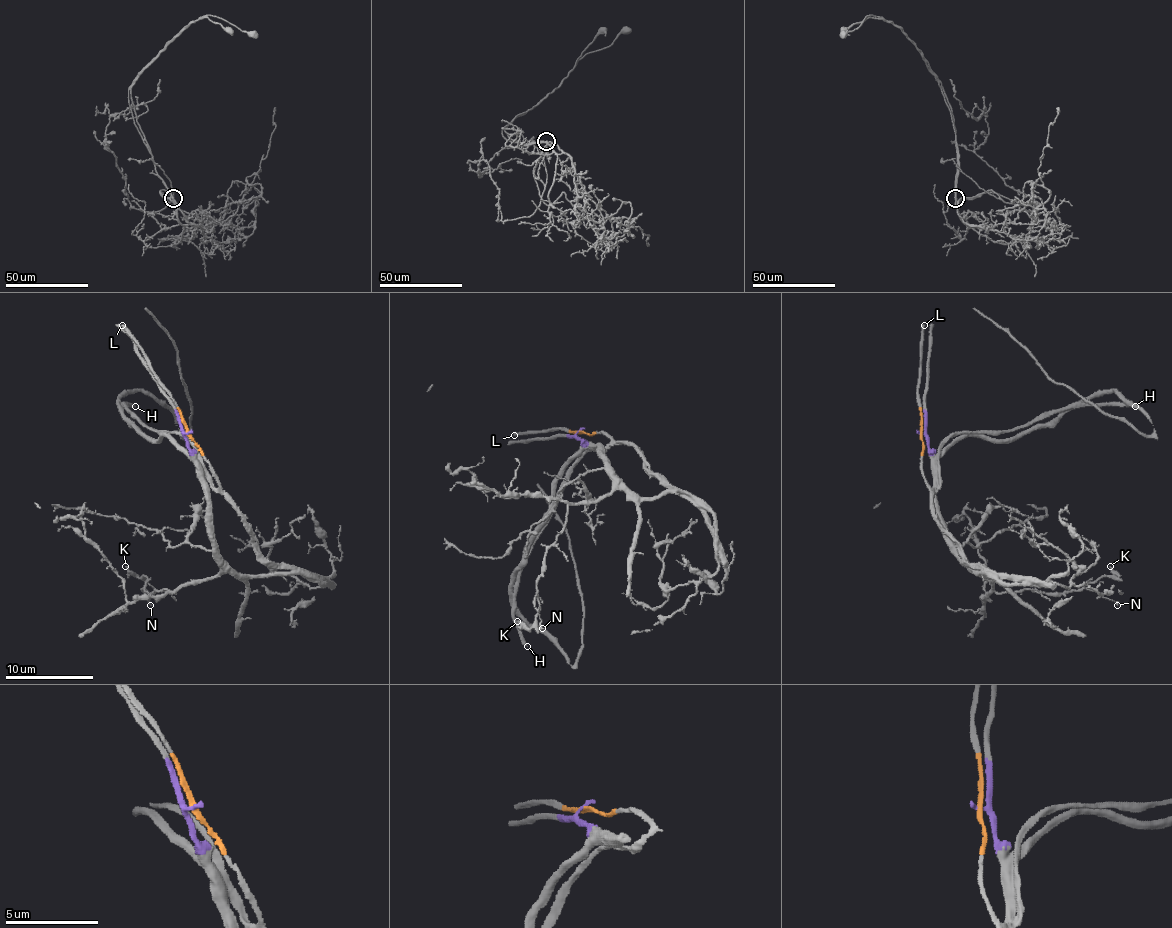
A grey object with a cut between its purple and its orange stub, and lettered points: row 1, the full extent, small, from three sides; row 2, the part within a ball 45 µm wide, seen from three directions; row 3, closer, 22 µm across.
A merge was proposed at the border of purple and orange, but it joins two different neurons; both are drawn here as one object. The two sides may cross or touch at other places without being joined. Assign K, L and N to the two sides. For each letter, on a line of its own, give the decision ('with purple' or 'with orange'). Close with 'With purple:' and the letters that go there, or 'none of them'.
K: with purple
L: with orange
N: with purple
With purple: K, N

